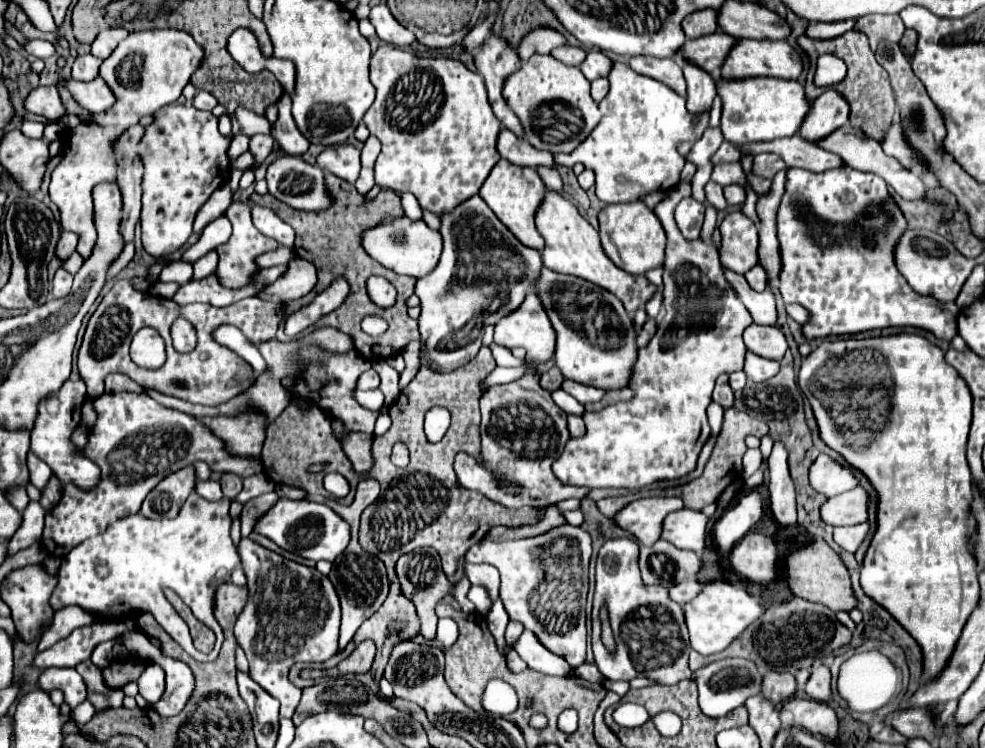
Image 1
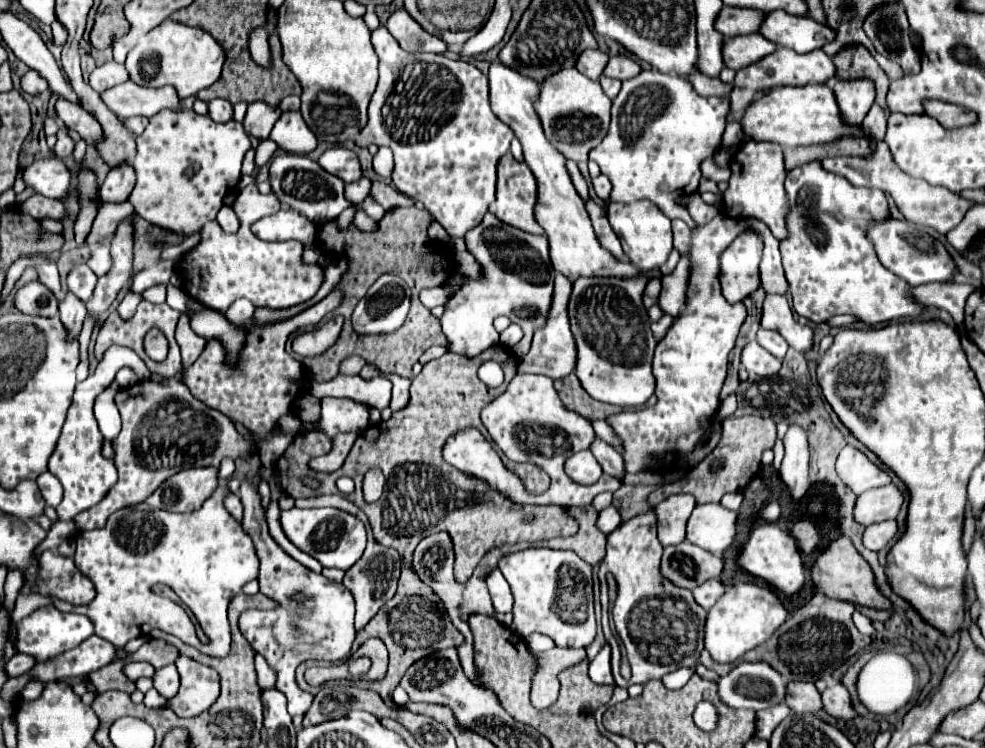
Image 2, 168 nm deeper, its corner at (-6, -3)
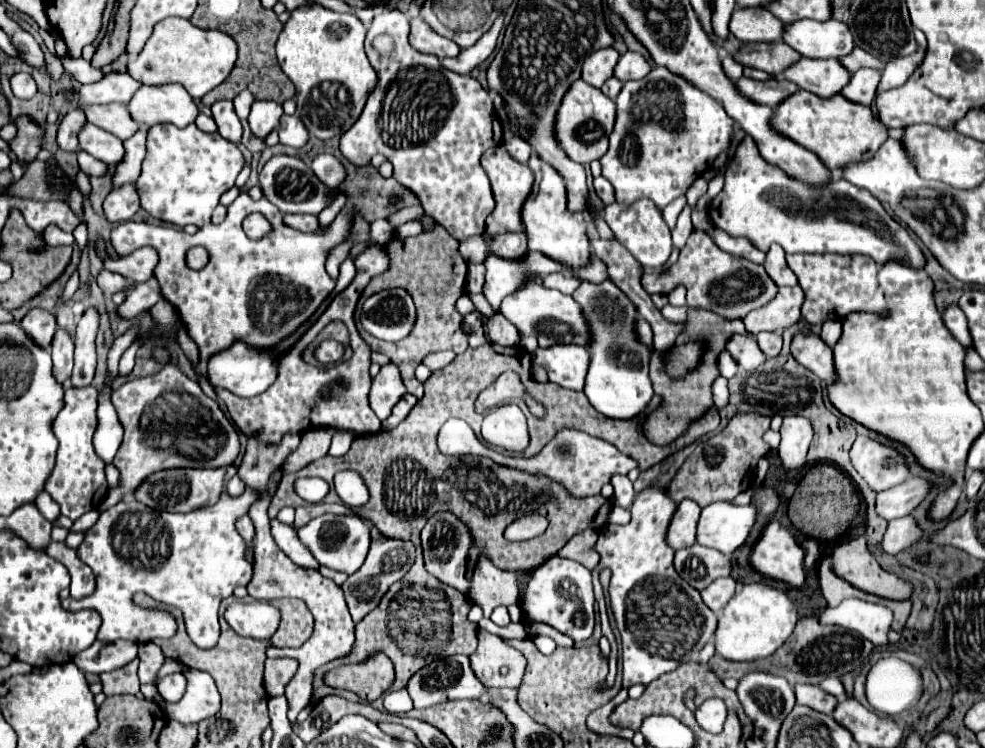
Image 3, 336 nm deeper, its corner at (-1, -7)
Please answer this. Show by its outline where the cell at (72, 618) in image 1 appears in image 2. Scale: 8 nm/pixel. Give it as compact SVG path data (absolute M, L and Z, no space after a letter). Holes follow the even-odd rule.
M16 653L8 663L6 663L6 671L10 677L18 677L22 673L26 673L28 669L32 669L36 665L36 659L24 653Z

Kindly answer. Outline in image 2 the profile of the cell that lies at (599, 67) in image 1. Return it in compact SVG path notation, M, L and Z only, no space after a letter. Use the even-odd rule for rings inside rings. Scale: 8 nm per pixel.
M616 55L616 57L610 57L610 61L608 61L608 65L606 65L606 69L604 69L602 75L624 81L624 79L630 79L630 77L638 75L640 71L642 71L642 69L640 69L638 63L634 63L634 61L628 59L628 57Z

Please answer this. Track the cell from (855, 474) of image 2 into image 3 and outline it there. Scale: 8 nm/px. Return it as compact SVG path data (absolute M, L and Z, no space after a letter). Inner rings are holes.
M859 435L851 447L851 463L873 491L885 491L909 477L903 453L879 443L873 437Z

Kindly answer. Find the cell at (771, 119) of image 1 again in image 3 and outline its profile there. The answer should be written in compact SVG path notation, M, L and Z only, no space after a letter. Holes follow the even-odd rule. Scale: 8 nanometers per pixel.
M799 91L797 95L787 97L775 109L771 123L779 133L787 135L809 151L815 151L815 155L819 155L819 159L829 171L843 169L843 165L849 163L871 159L889 137L889 127L873 115L869 105L853 103L843 95L823 99L819 95L811 95L809 91Z

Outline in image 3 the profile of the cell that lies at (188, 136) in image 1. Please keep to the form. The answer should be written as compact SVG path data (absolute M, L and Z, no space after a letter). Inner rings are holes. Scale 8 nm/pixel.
M163 123L153 125L147 135L147 157L143 161L137 189L141 195L141 207L165 221L179 227L189 223L203 227L211 221L213 209L219 205L219 197L235 185L245 161L239 147L219 133L205 133L197 125L183 129Z

